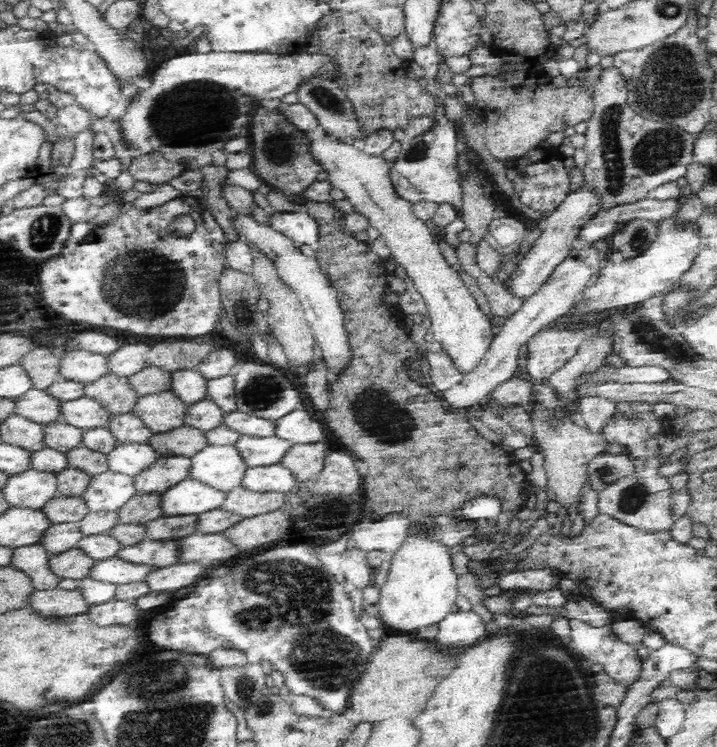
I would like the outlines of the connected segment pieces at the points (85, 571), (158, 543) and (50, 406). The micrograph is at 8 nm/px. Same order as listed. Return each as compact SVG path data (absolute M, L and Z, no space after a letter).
M80 547L50 556L50 569L61 579L82 580L88 578L94 564L96 561Z
M146 538L134 546L123 547L118 552L118 556L138 564L164 568L178 563L180 549L178 549L178 539L150 540Z
M32 387L16 400L16 414L33 422L48 425L62 421L63 402L48 390Z

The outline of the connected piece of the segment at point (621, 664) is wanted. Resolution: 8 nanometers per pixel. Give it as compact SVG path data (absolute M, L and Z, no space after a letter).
M570 619L570 632L572 632L572 642L568 642L572 650L577 652L577 658L583 660L586 664L602 664L605 673L626 692L632 688L634 682L640 680L642 676L642 664L644 658L636 653L638 646L624 643L616 638L612 632L612 623L606 626L591 626L586 622L577 619Z

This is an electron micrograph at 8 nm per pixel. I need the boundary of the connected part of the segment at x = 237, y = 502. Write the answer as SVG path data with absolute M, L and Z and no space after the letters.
M240 485L226 494L222 507L247 519L280 510L286 506L286 498L288 496L281 492L254 491Z

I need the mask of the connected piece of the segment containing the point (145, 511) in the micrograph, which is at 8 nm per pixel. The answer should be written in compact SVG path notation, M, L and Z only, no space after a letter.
M136 493L122 508L120 523L148 523L162 516L162 493Z

